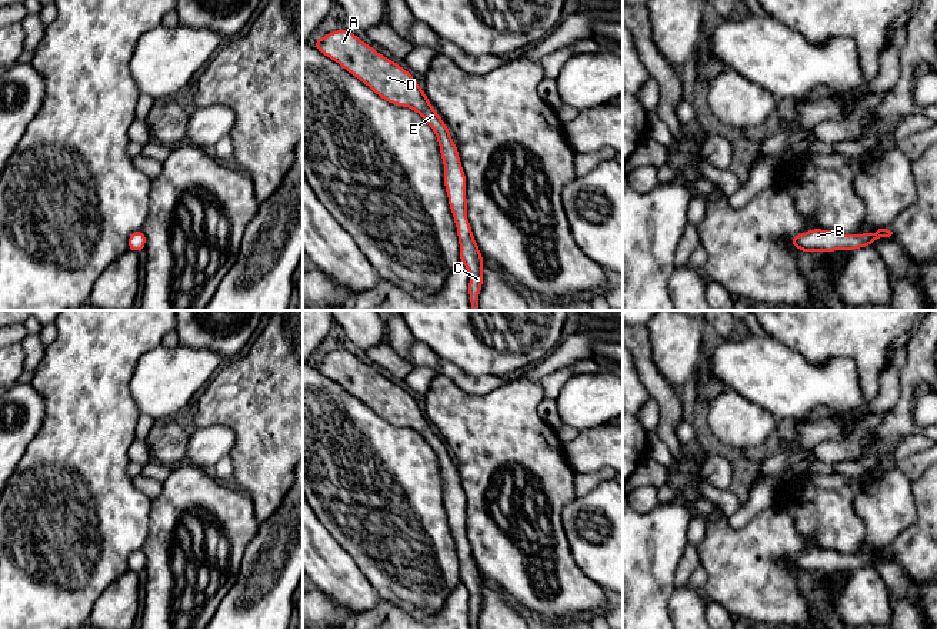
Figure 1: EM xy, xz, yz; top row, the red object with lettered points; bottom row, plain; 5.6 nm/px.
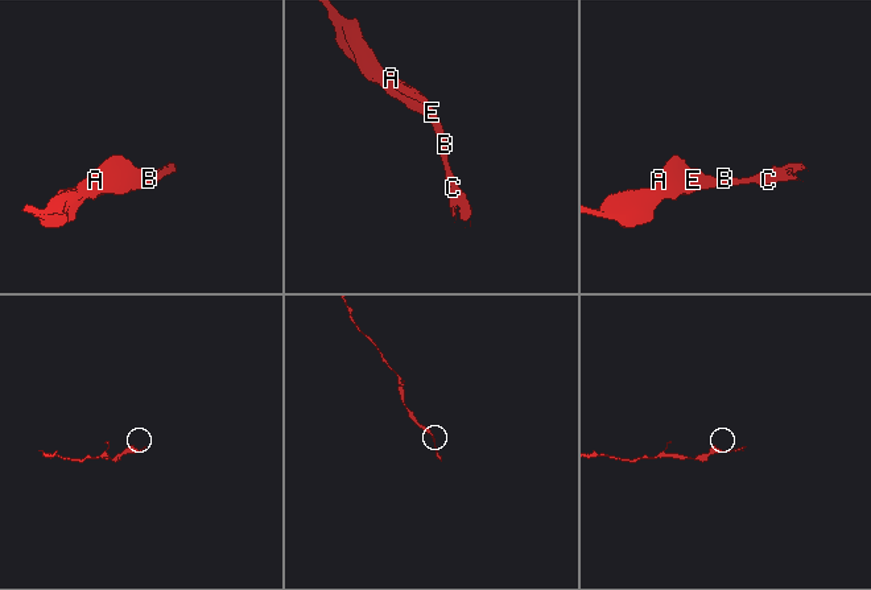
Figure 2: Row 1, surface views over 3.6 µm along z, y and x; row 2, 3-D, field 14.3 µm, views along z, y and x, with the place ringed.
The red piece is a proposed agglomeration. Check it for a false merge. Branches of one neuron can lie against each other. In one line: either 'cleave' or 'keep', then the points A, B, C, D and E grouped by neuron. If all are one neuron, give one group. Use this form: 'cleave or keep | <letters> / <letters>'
keep | A B C D E

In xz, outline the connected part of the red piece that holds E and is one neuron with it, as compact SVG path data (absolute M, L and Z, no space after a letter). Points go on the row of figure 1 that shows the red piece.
M343 29L331 31L314 40L313 46L369 86L383 100L417 112L436 133L444 164L444 187L457 227L460 262L470 273L468 297L471 310L480 310L478 294L483 287L484 257L473 237L467 219L467 180L449 127L407 70L377 53L351 31Z

